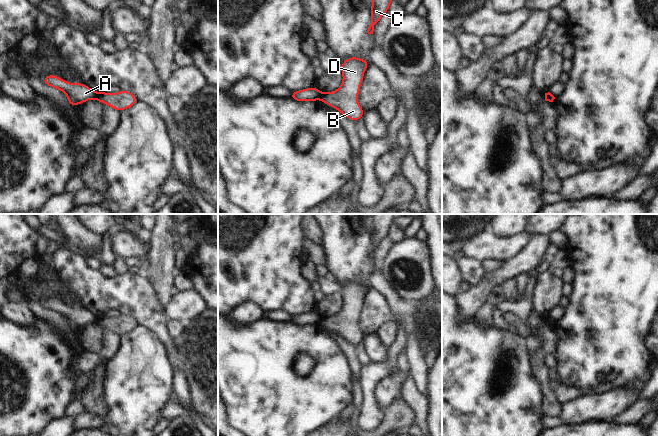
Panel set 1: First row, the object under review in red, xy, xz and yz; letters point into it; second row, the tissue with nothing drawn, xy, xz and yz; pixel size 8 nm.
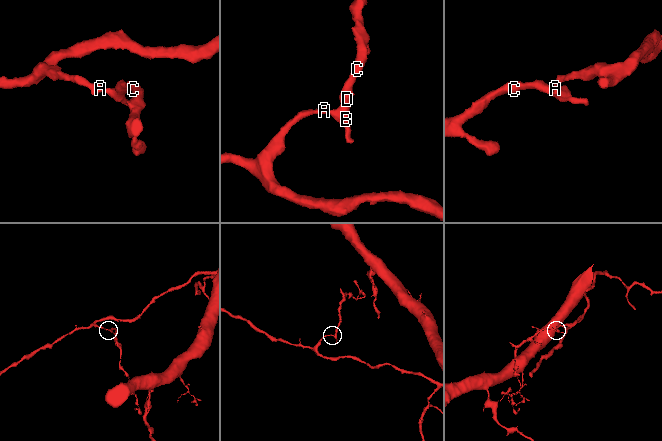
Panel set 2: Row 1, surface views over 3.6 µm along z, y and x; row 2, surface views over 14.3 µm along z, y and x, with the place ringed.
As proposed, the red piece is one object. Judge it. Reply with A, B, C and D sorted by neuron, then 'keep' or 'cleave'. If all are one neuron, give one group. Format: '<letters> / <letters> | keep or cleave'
A / B C D | cleave

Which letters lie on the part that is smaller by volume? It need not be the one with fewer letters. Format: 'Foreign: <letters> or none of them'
Foreign: B, C, D.

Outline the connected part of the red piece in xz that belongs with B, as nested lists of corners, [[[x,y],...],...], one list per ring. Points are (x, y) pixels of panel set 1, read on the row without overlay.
[[[358,281],[347,282],[342,286],[340,293],[344,301],[341,310],[334,316],[322,317],[320,323],[352,345],[362,343],[364,335],[357,327],[357,322],[364,296],[369,288],[368,284]]]

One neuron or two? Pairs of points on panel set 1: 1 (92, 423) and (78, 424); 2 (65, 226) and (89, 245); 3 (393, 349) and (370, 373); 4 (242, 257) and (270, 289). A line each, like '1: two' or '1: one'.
1: one
2: one
3: one
4: one

